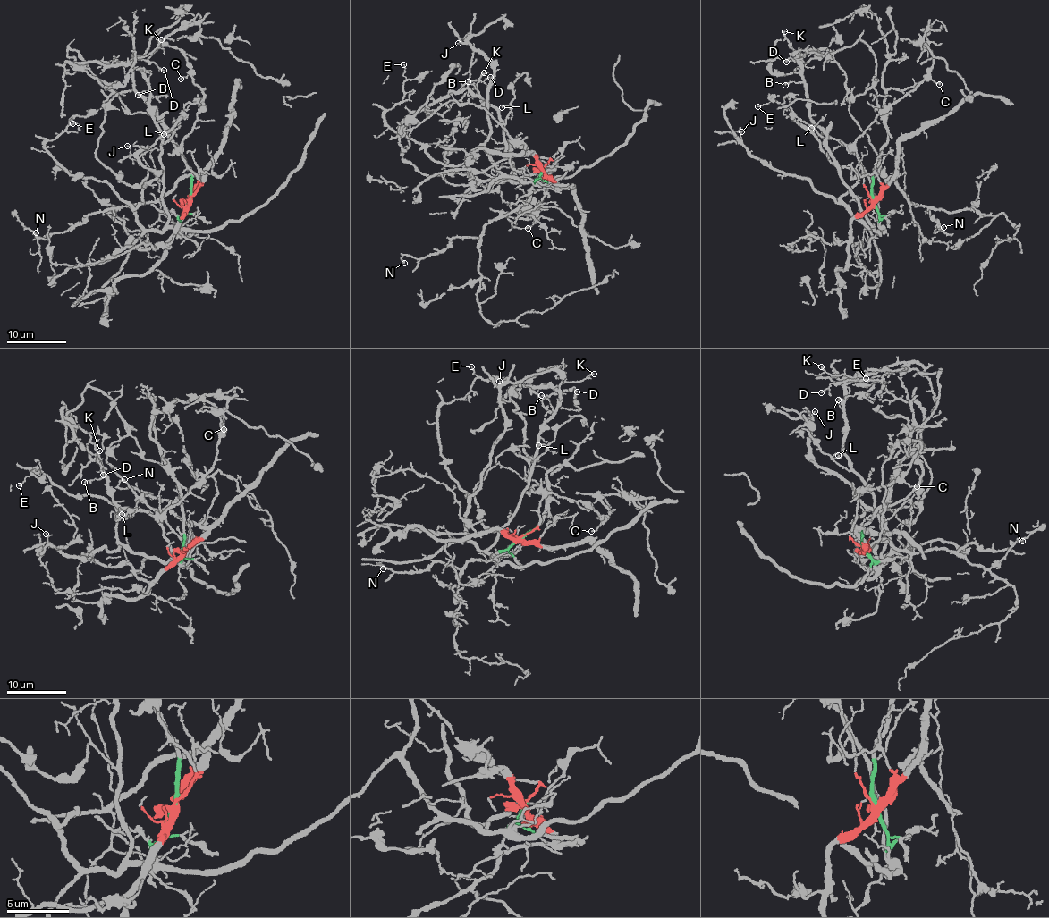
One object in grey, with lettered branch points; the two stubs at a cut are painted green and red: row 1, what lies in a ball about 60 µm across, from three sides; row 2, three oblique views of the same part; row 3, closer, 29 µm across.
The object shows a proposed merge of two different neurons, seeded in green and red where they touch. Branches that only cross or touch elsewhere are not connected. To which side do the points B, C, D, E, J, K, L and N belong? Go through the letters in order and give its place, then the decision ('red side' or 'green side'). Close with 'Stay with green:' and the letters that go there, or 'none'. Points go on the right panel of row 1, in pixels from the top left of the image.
B: at (785, 85); green side
C: at (939, 84); red side
D: at (786, 62); green side
E: at (757, 106); green side
J: at (741, 131); green side
K: at (784, 31); green side
L: at (811, 128); green side
N: at (943, 227); red side
Stay with green: B, D, E, J, K, L

